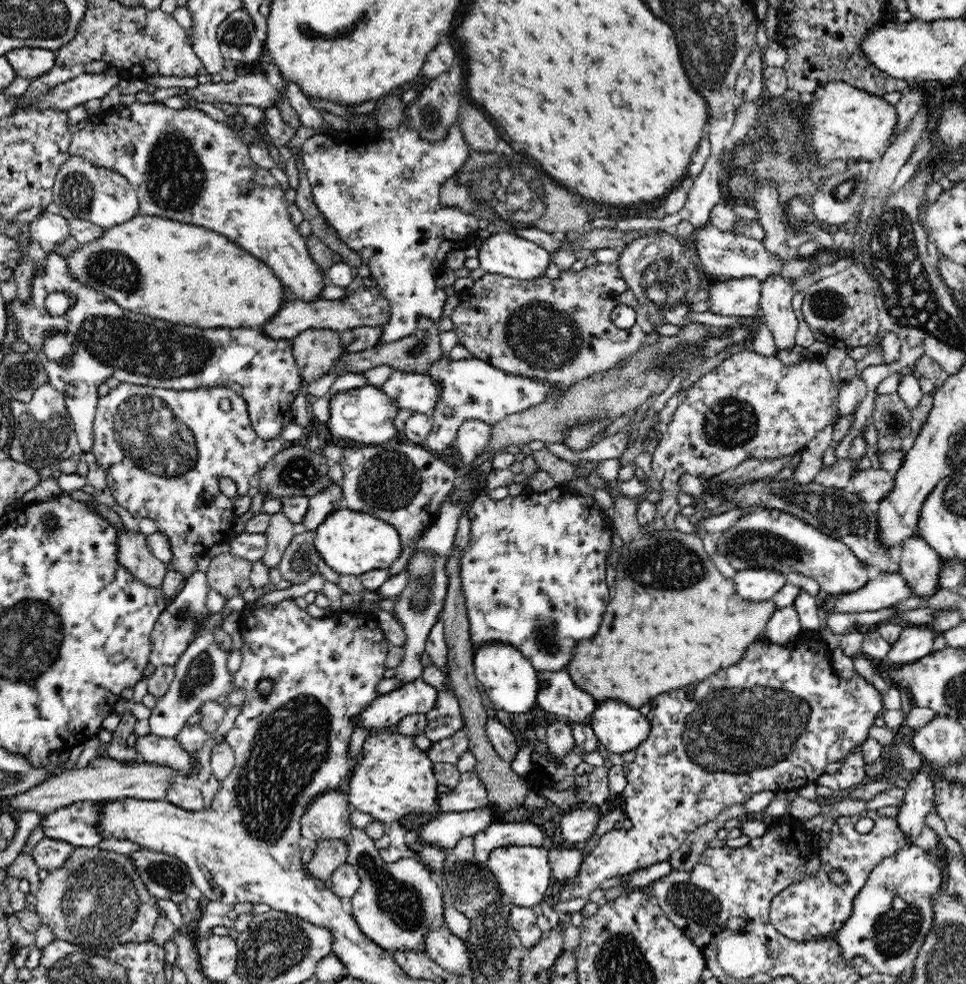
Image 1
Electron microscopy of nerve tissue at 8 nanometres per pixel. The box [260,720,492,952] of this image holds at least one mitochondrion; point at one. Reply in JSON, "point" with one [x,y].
{"point":[399,900]}

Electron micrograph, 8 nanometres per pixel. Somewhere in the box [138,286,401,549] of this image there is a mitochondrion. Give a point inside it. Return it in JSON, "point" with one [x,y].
{"point":[298,472]}

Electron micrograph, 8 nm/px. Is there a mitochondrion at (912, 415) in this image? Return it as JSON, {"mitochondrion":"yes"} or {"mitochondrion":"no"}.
{"mitochondrion":"no"}

